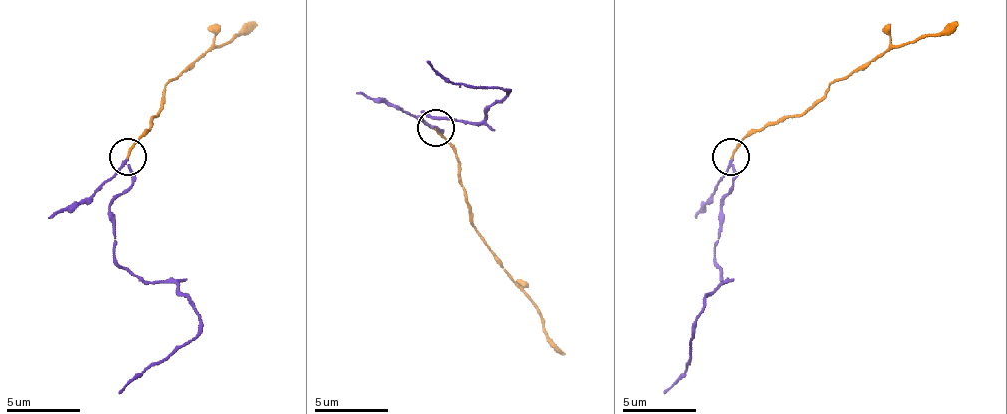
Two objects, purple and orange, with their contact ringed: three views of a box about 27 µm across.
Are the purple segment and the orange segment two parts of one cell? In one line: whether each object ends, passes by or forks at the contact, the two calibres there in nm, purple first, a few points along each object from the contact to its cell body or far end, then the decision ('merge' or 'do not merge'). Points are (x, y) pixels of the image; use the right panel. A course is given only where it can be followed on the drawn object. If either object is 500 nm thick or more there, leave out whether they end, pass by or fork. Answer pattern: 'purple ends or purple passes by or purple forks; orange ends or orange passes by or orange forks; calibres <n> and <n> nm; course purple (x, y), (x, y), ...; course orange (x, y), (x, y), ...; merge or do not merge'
purple passes by; orange ends; calibres 130 and 130 nm; course purple (730, 158), (734, 183), (723, 206), (715, 257), (726, 283), (704, 302), (689, 339), (686, 372), (663, 394); course orange (730, 158), (752, 132), (804, 113), (826, 91), (889, 50), (956, 24); do not merge

